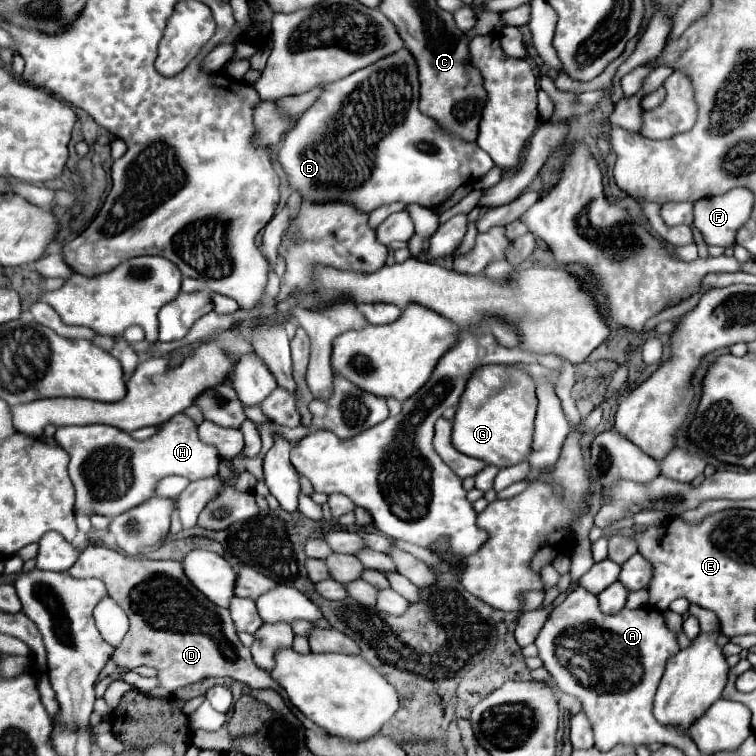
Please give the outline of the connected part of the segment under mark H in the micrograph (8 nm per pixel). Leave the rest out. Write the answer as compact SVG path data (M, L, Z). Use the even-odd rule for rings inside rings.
M179 413L171 417L167 423L159 425L157 433L149 439L133 439L129 433L111 427L111 425L85 425L85 427L59 427L55 433L55 441L59 443L61 449L69 453L69 477L75 485L75 509L91 515L107 515L107 517L117 517L123 511L129 511L147 499L155 495L155 487L163 477L169 475L183 475L189 481L199 481L207 479L211 475L217 475L219 469L219 453L213 445L203 443L197 433L197 423L187 417L185 413Z

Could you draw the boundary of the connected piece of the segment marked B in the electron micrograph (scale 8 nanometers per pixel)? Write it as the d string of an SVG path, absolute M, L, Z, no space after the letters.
M407 49L355 71L345 79L327 83L321 97L285 133L277 153L277 161L287 175L289 187L299 191L301 197L311 203L343 201L353 203L359 211L371 213L393 201L403 201L407 205L417 203L423 207L437 205L459 185L477 181L493 167L493 159L477 143L465 143L445 133L431 117L419 111L417 101L417 63Z

